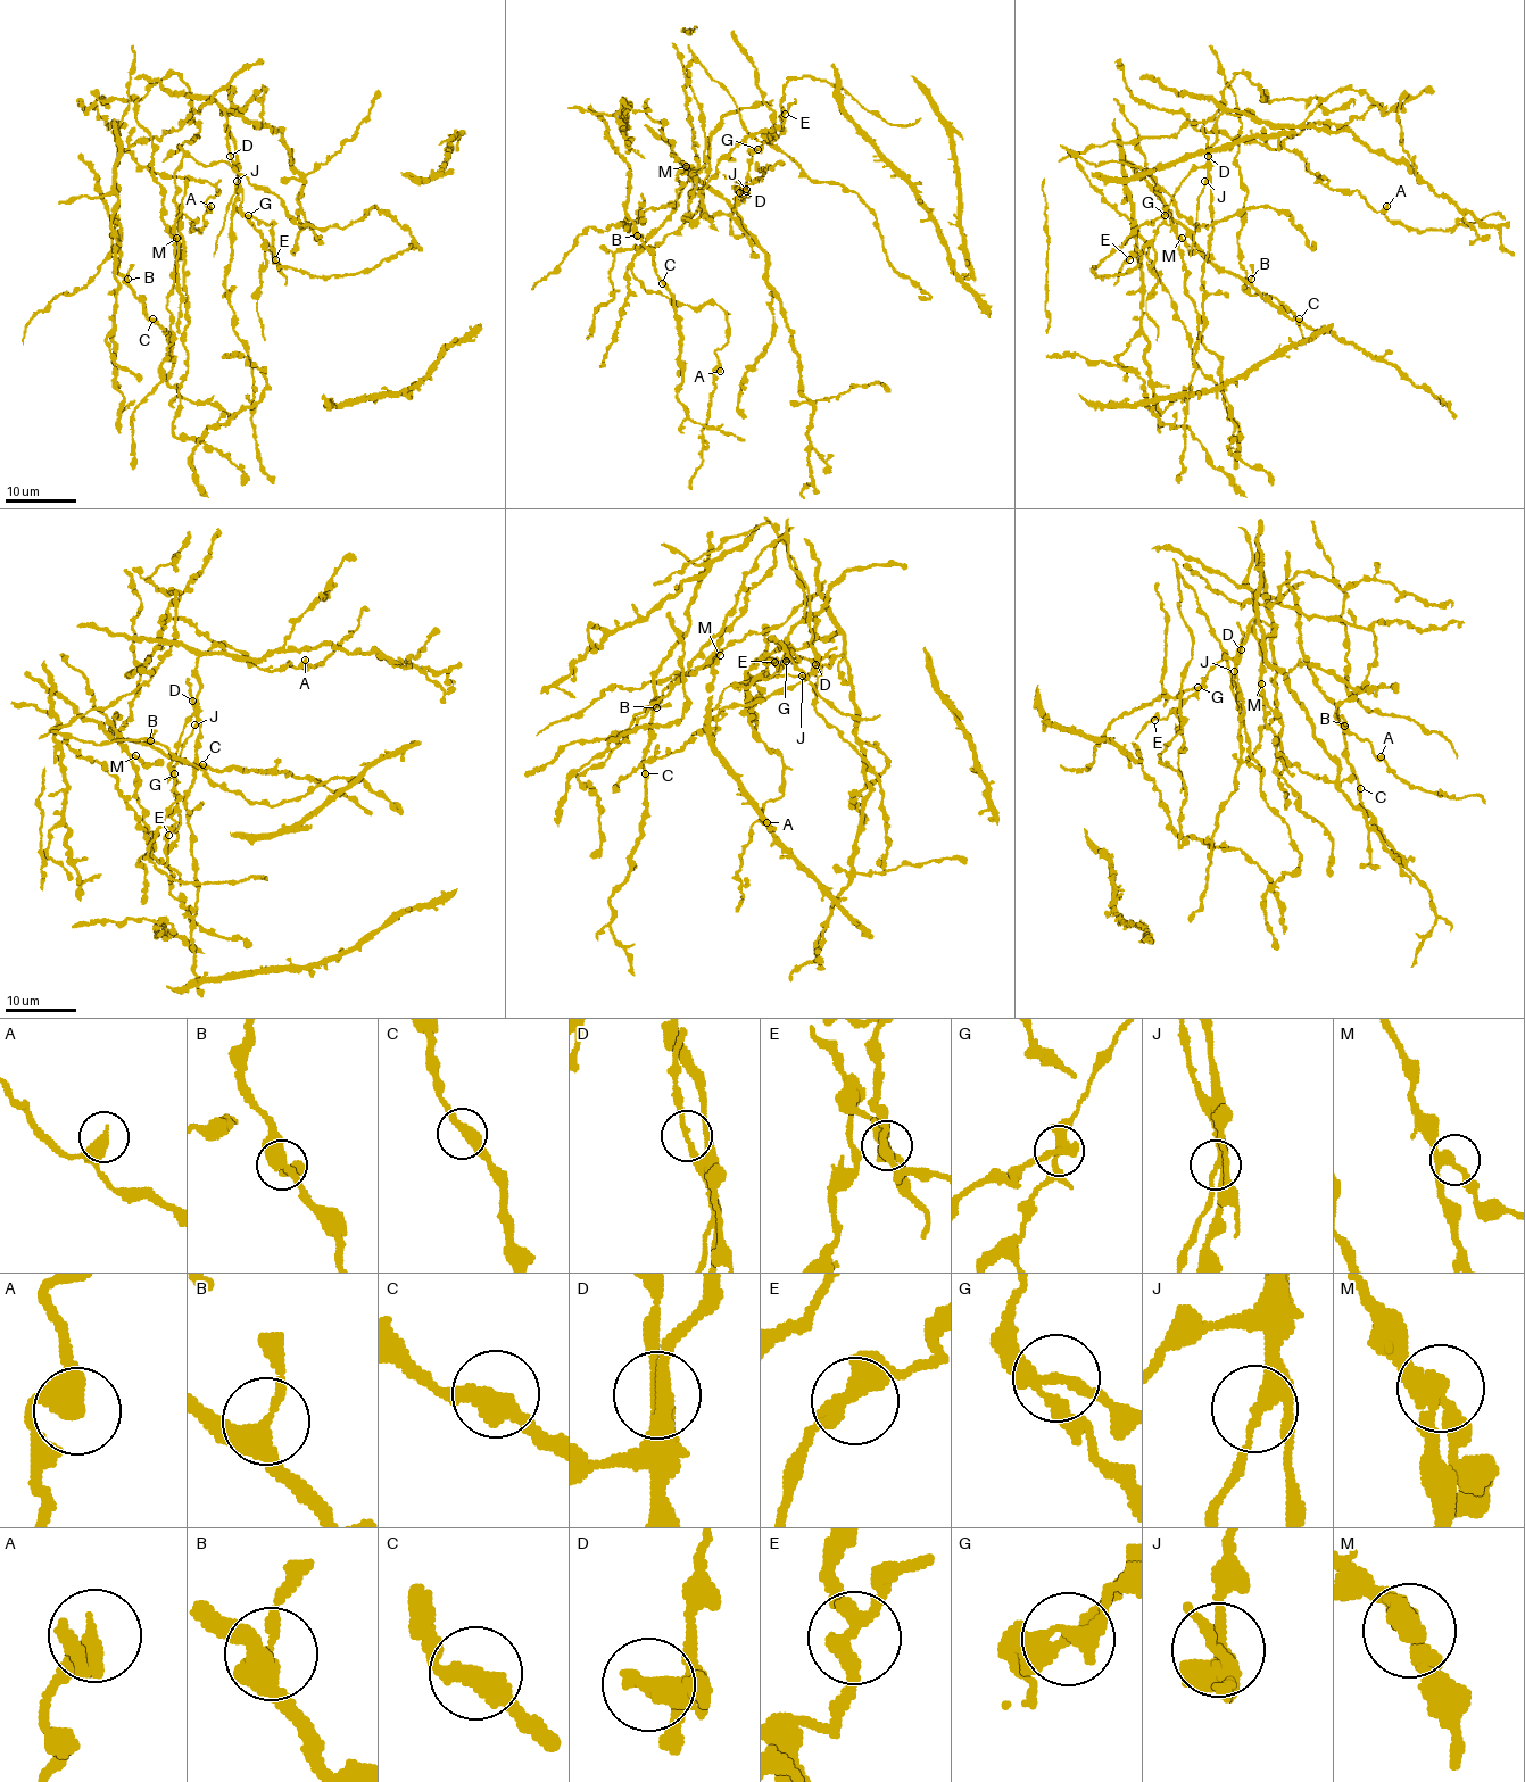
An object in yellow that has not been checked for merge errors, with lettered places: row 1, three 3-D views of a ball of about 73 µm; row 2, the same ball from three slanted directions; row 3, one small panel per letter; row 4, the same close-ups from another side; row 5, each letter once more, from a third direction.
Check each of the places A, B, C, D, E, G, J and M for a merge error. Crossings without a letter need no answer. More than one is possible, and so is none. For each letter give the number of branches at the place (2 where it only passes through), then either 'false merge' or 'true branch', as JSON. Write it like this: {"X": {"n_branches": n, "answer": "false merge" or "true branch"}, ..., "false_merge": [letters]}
{"A": {"n_branches": 2, "answer": "true branch"}, "B": {"n_branches": 3, "answer": "true branch"}, "C": {"n_branches": 2, "answer": "true branch"}, "D": {"n_branches": 2, "answer": "false merge"}, "E": {"n_branches": 3, "answer": "true branch"}, "G": {"n_branches": 3, "answer": "false merge"}, "J": {"n_branches": 3, "answer": "false merge"}, "M": {"n_branches": 3, "answer": "true branch"}, "false_merge": ["D", "G", "J"]}

